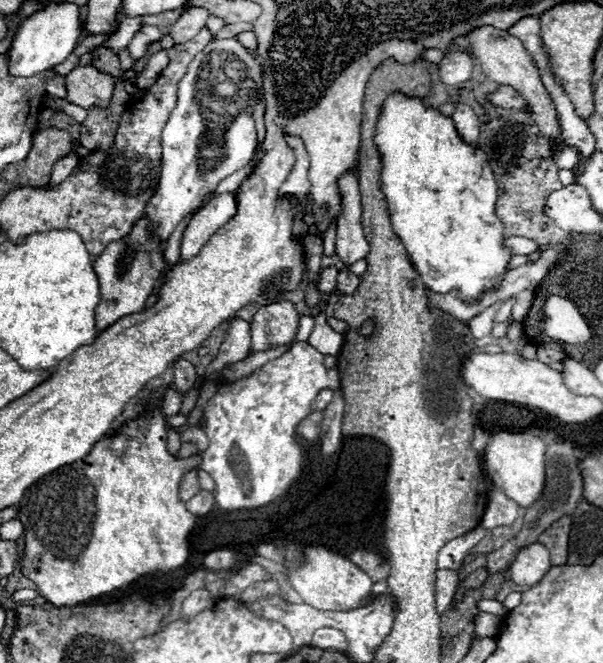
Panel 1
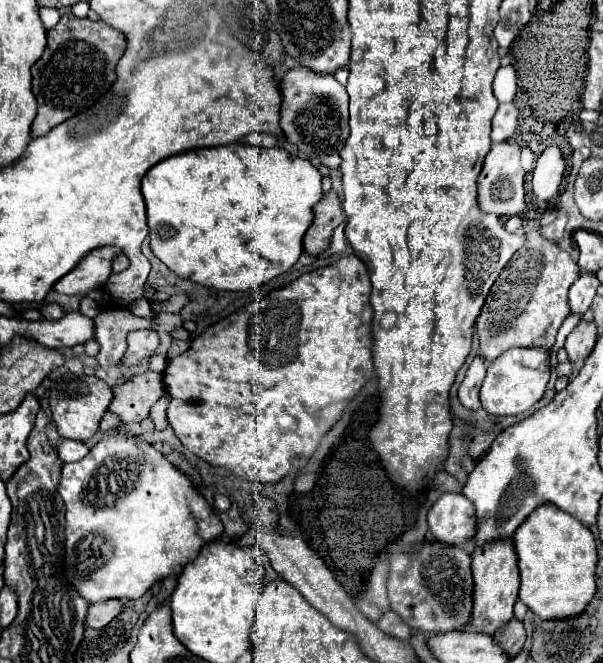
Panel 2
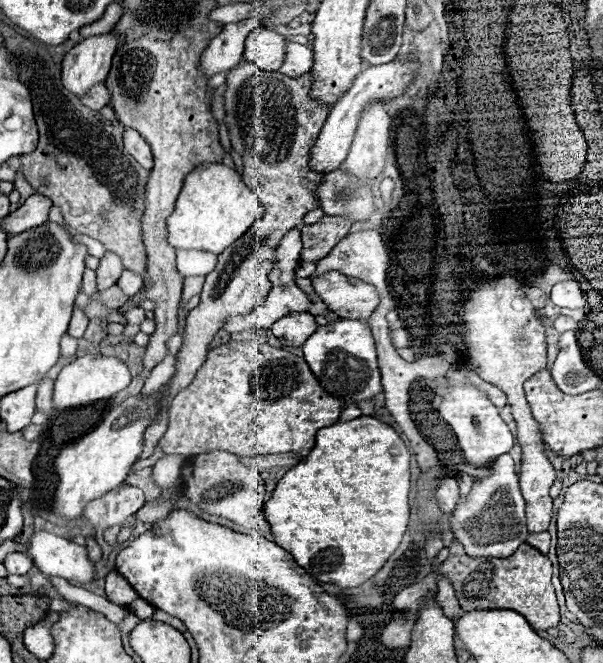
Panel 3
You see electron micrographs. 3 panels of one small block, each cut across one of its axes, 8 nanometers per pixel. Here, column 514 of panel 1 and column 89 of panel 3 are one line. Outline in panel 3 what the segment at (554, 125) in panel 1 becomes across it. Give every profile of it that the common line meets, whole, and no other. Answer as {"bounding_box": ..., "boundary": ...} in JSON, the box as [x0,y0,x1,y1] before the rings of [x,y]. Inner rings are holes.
{"bounding_box":[62,34,120,98],"boundary":[[[102,34],[86,38],[76,44],[62,62],[62,84],[68,92],[82,98],[92,86],[106,80],[110,72],[110,60],[120,46],[116,34]]]}

